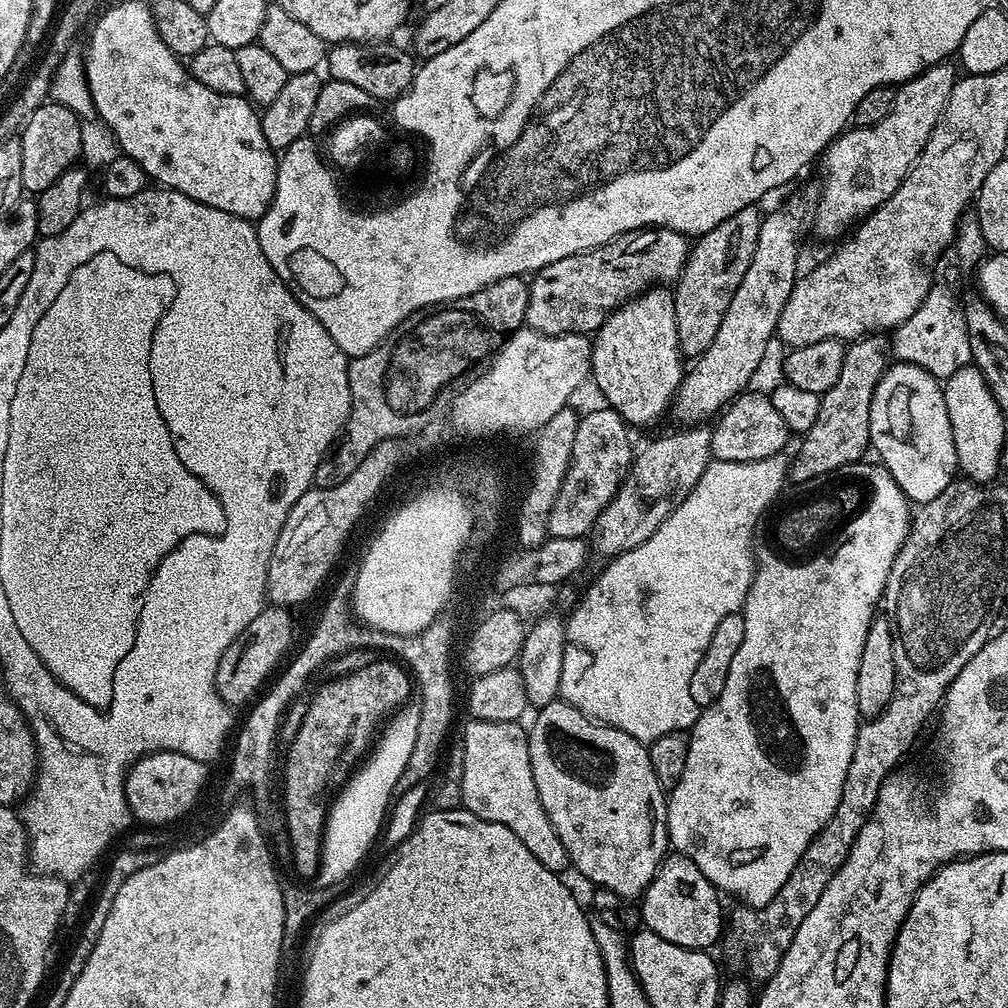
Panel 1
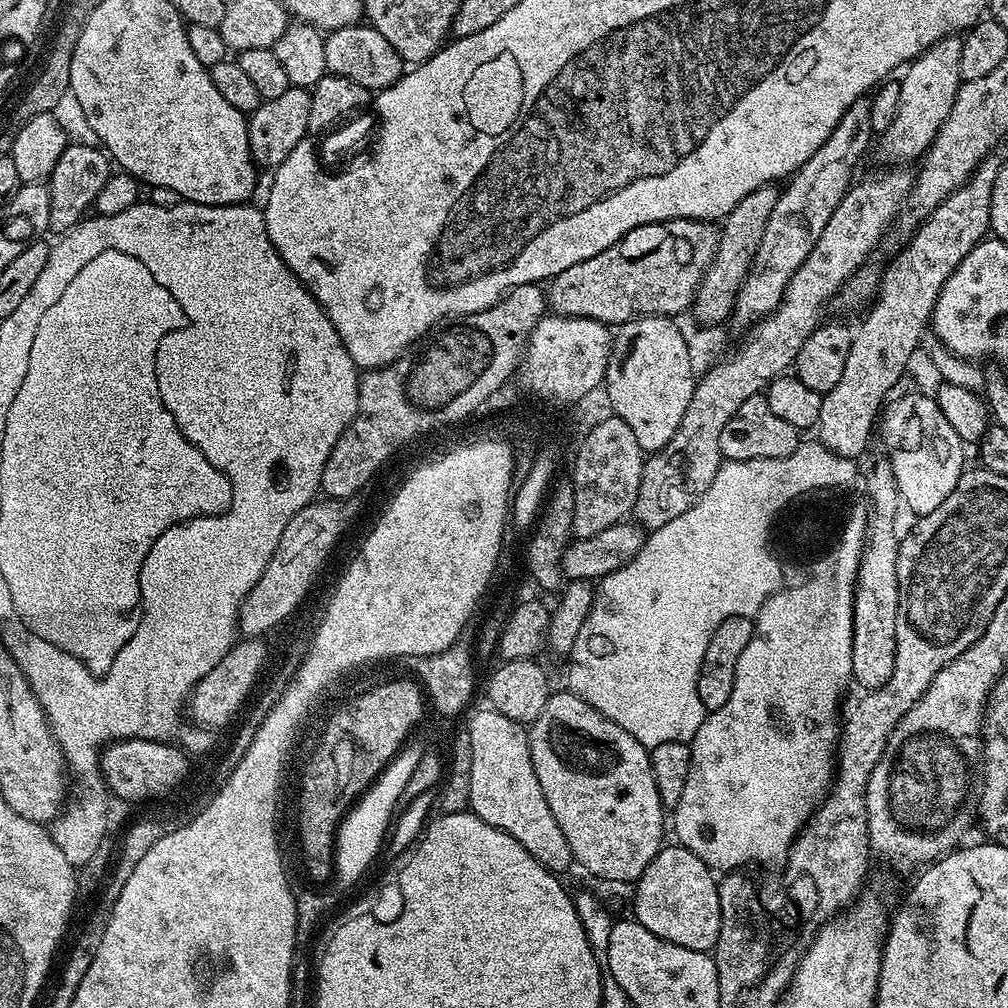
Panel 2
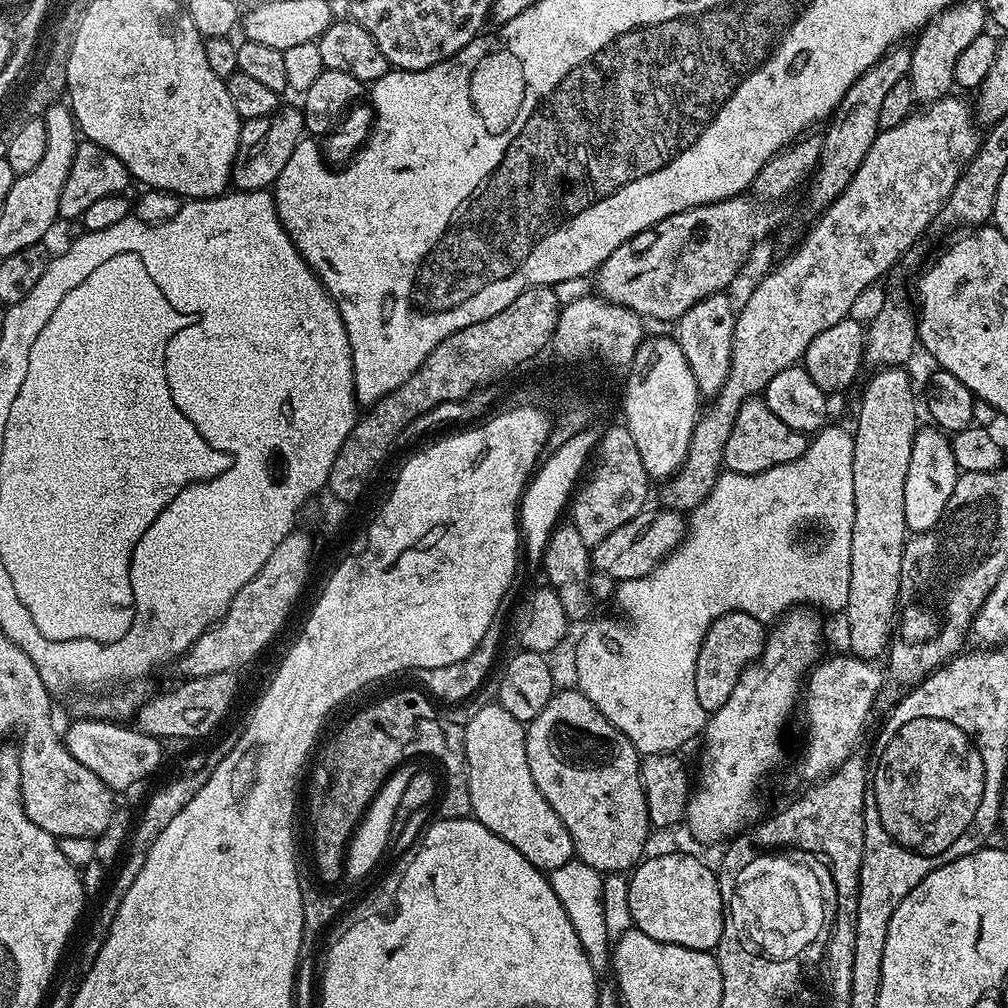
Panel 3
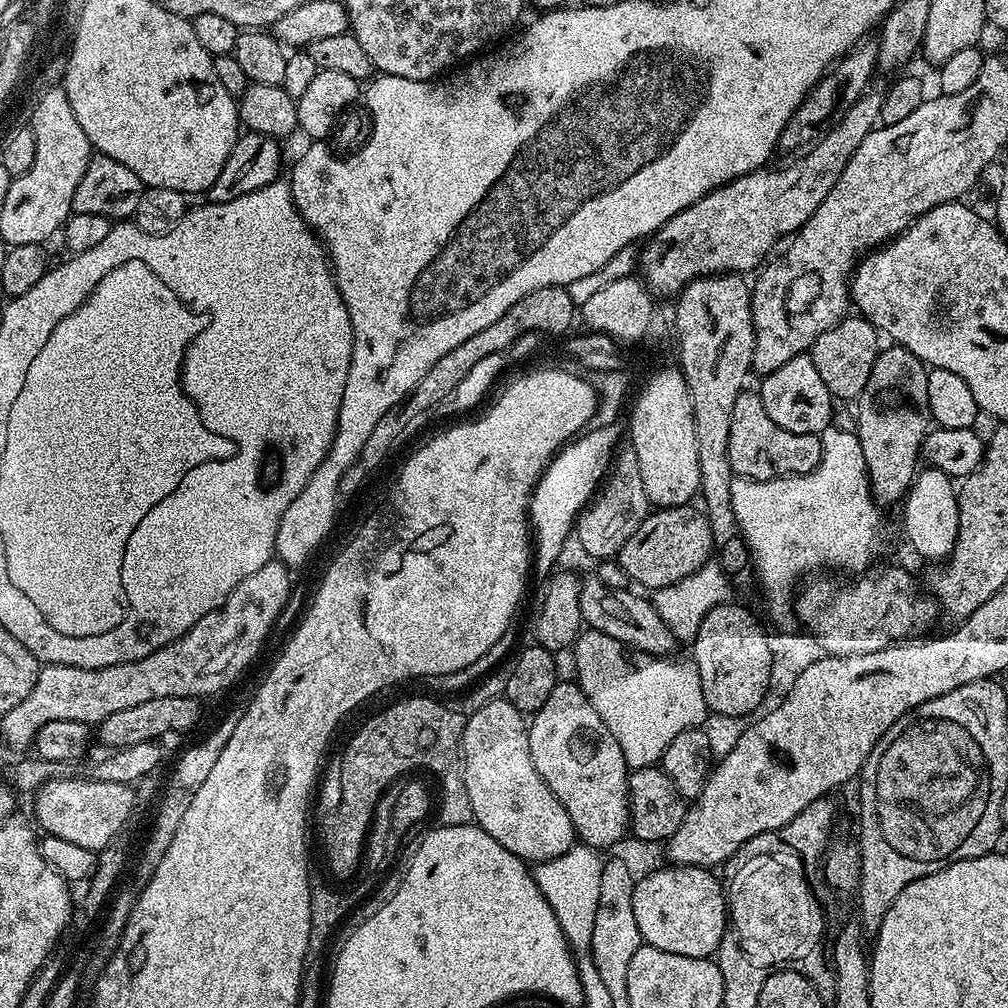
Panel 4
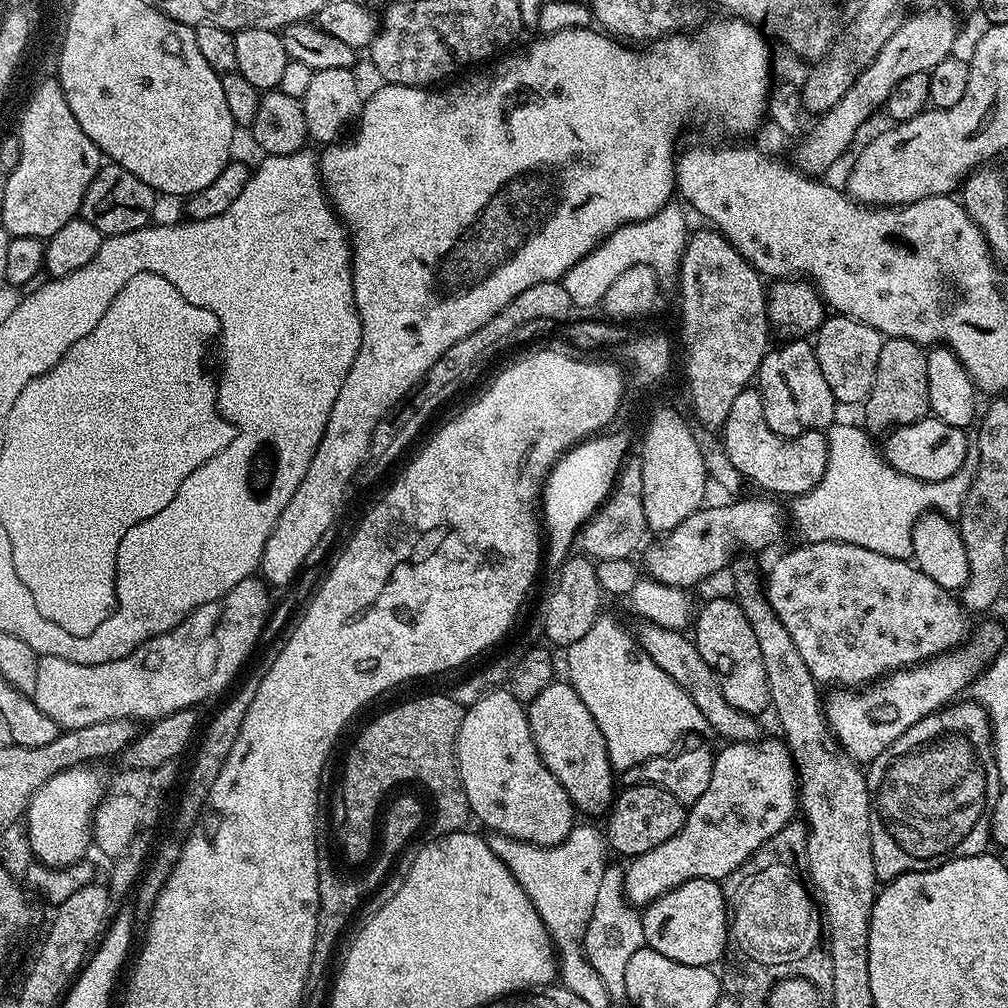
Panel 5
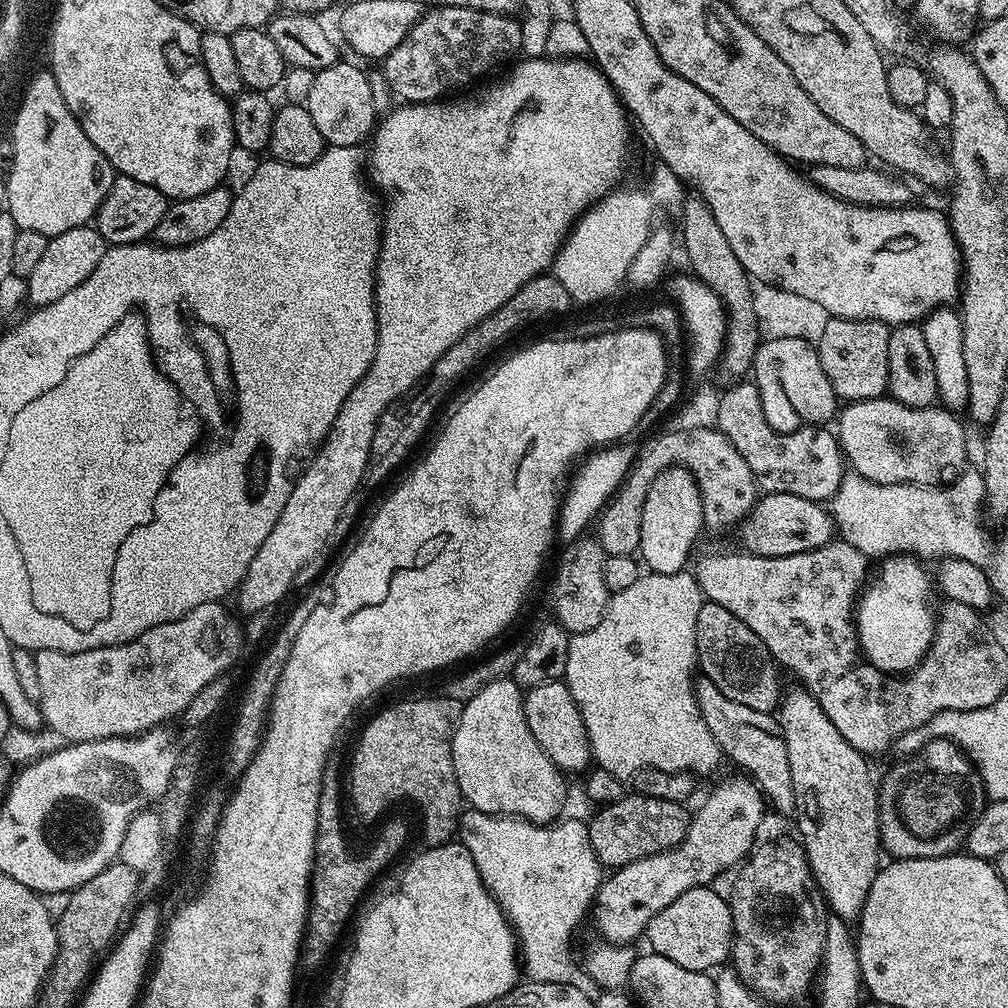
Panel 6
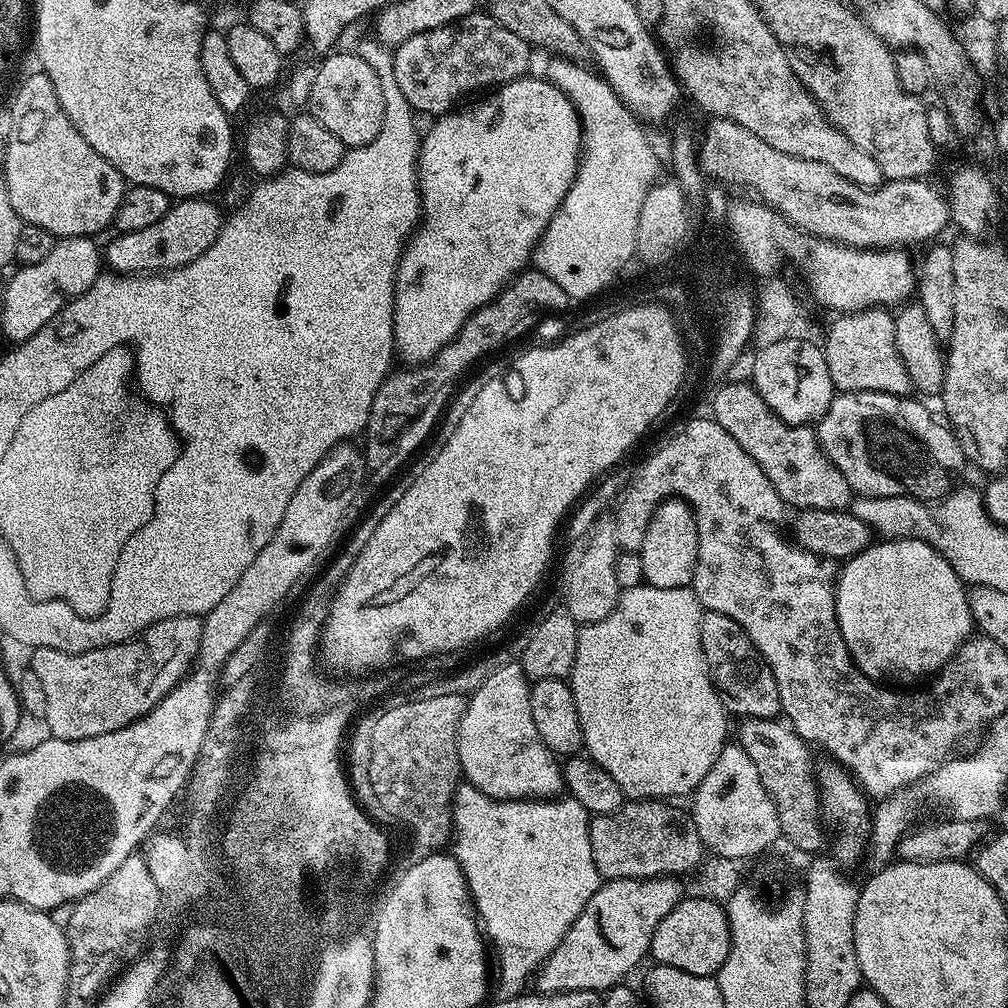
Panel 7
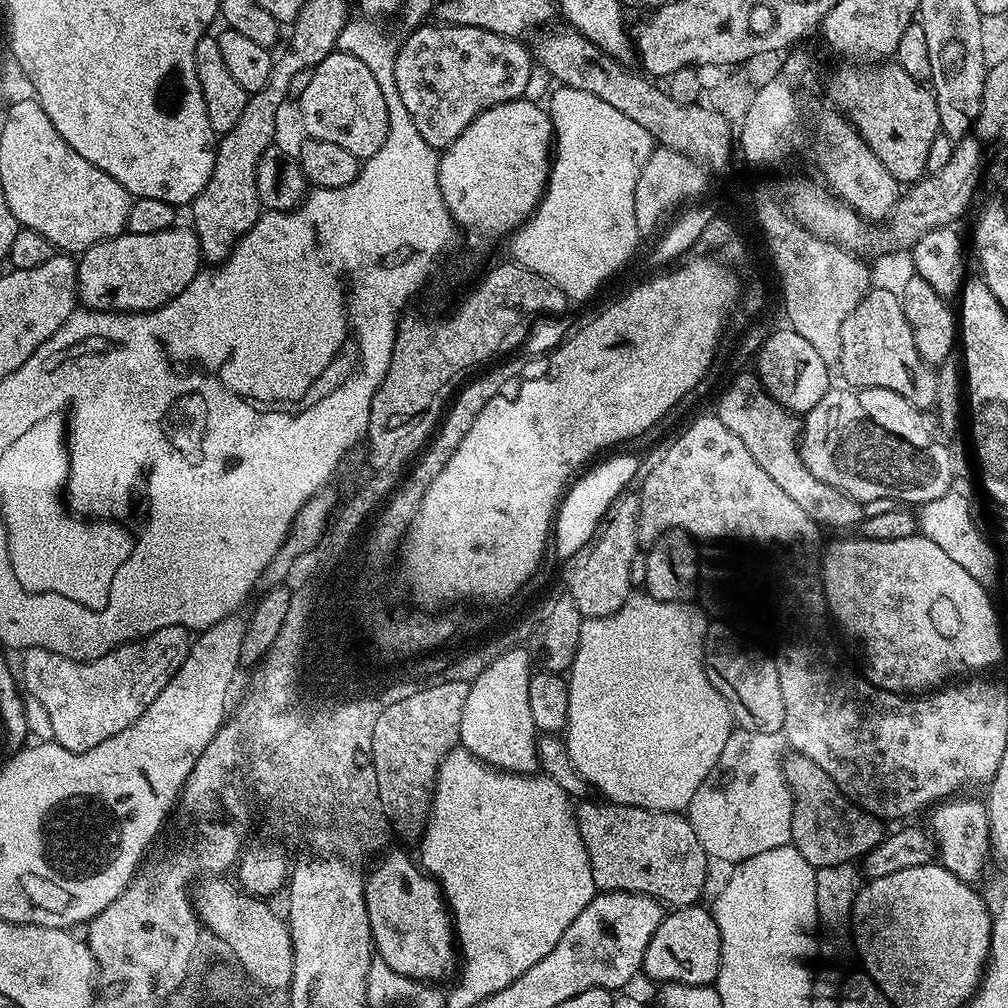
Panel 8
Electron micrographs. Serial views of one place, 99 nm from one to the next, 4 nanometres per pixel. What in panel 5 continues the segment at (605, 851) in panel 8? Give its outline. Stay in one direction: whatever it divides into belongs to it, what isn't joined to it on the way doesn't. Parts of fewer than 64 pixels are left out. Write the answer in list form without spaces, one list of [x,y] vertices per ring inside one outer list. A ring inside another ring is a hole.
[[[640,784],[629,788],[620,788],[615,793],[610,811],[607,813],[606,844],[623,858],[641,856],[646,850],[654,850],[654,846],[662,846],[666,838],[674,838],[678,830],[682,830],[685,805],[670,794],[669,790],[660,789],[652,784]]]

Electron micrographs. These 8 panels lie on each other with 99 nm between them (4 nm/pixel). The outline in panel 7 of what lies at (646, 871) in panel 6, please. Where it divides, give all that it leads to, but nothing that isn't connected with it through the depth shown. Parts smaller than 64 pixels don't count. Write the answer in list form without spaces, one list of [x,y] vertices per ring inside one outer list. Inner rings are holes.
[[[655,876],[649,880],[610,880],[586,902],[582,914],[566,930],[562,942],[540,965],[534,988],[540,994],[600,992],[617,987],[649,955],[654,930],[674,906],[685,899],[679,879]]]

